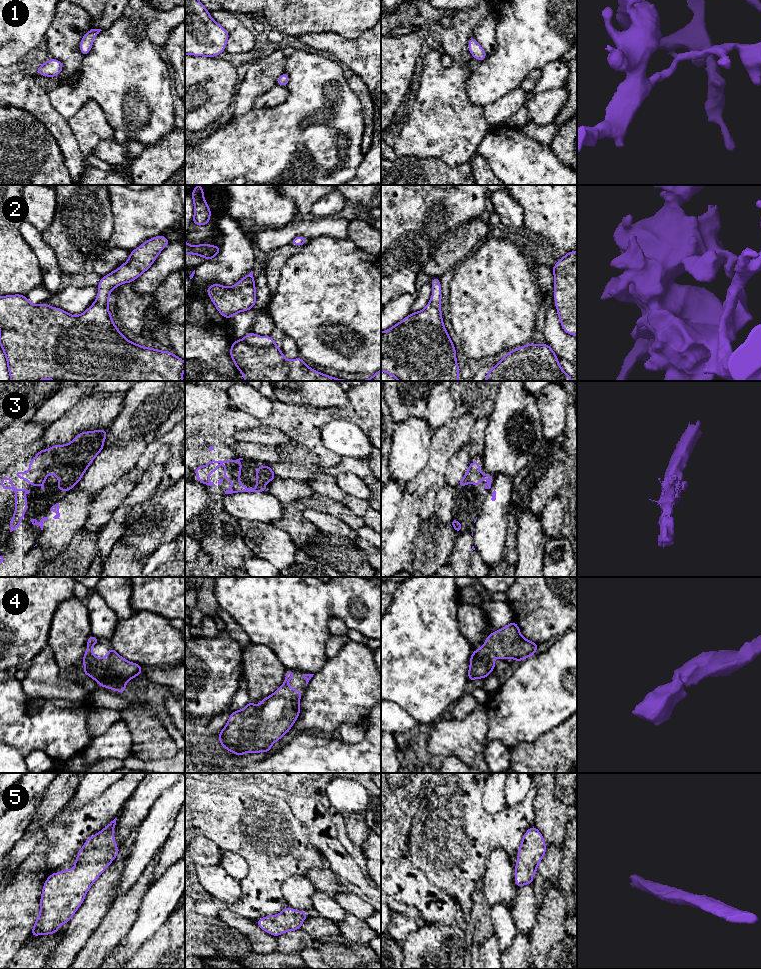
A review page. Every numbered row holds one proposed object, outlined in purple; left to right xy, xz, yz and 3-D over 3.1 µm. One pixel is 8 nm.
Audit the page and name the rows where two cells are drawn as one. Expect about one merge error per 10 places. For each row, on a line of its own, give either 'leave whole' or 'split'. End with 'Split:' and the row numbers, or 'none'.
1: leave whole
2: leave whole
3: leave whole
4: leave whole
5: leave whole
Split: none

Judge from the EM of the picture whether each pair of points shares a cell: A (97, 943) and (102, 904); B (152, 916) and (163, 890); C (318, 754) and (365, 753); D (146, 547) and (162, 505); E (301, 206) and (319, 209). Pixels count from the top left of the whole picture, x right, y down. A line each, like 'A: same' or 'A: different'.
A: different
B: same
C: same
D: same
E: different

